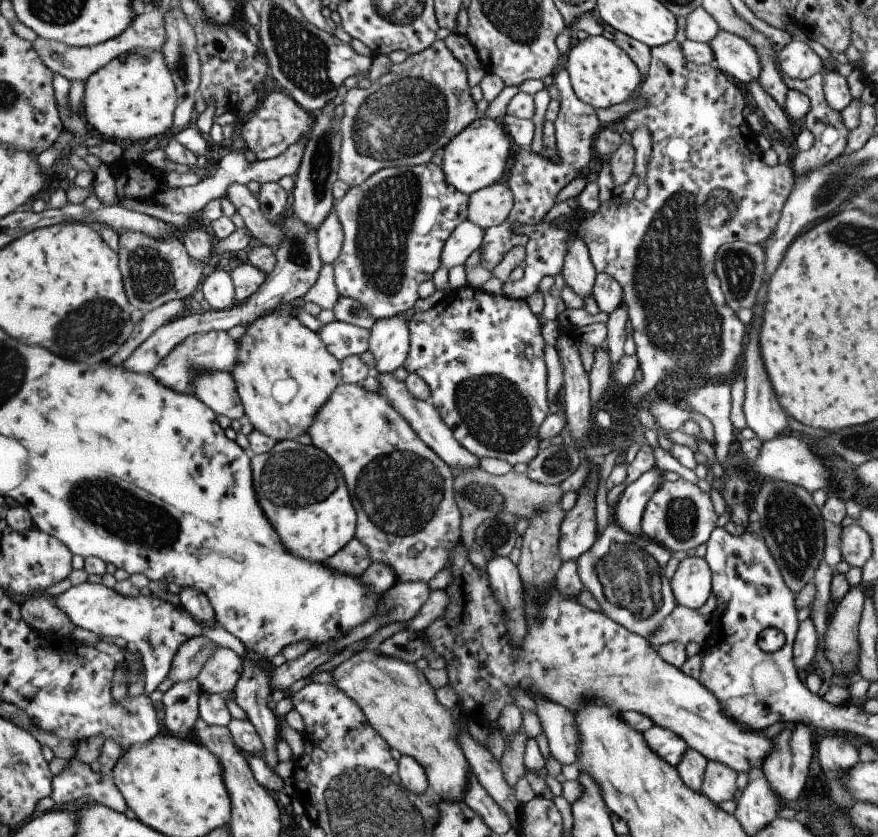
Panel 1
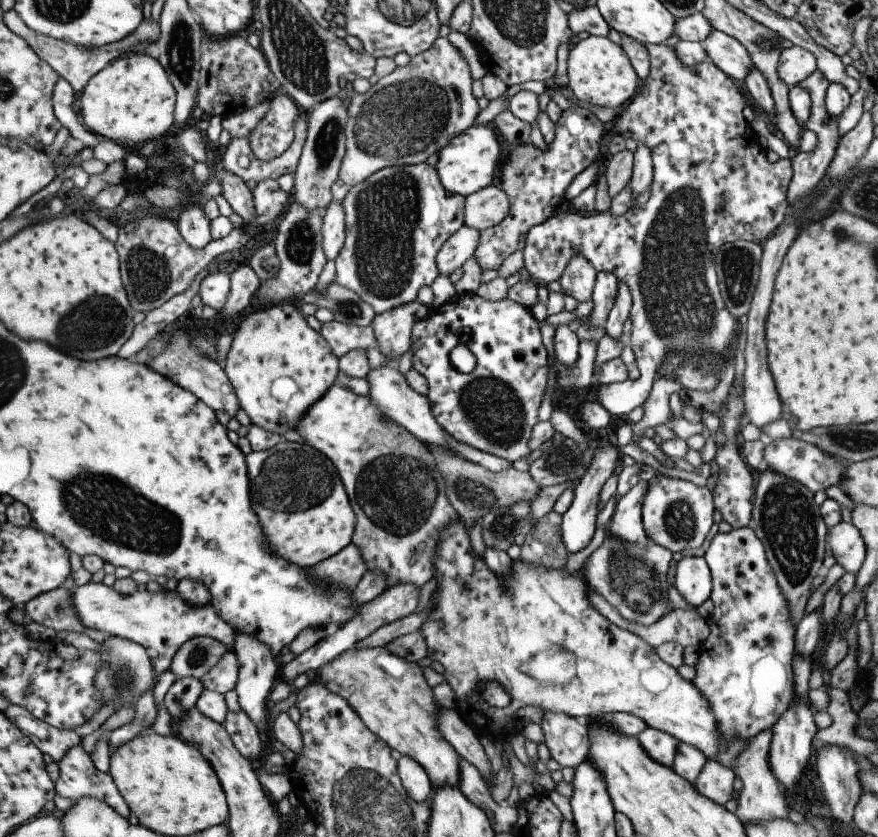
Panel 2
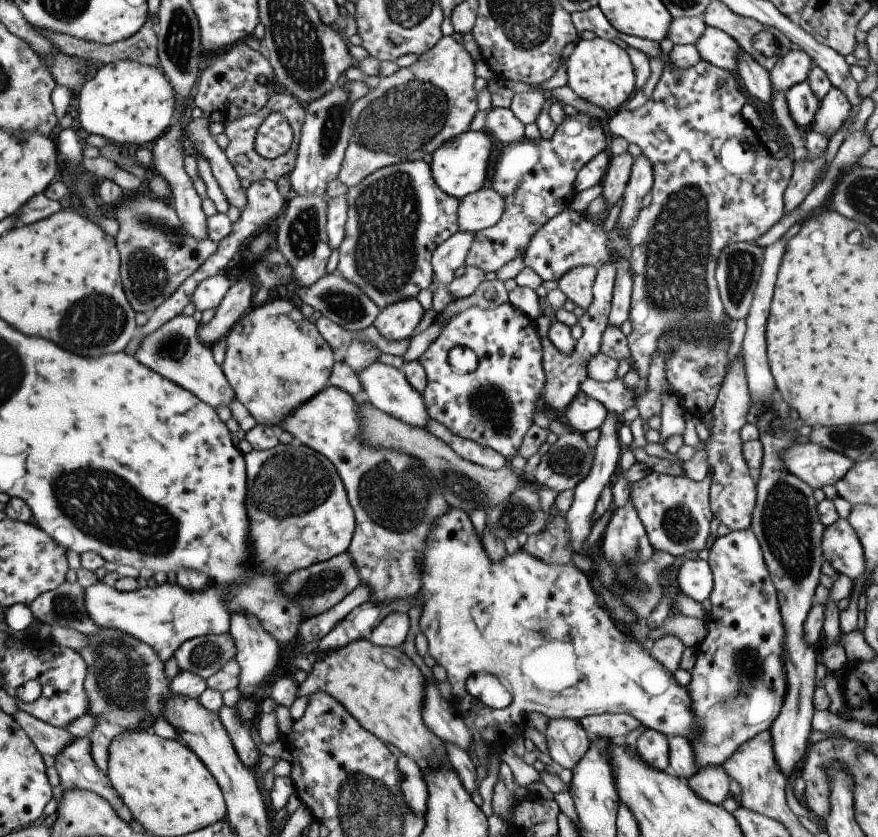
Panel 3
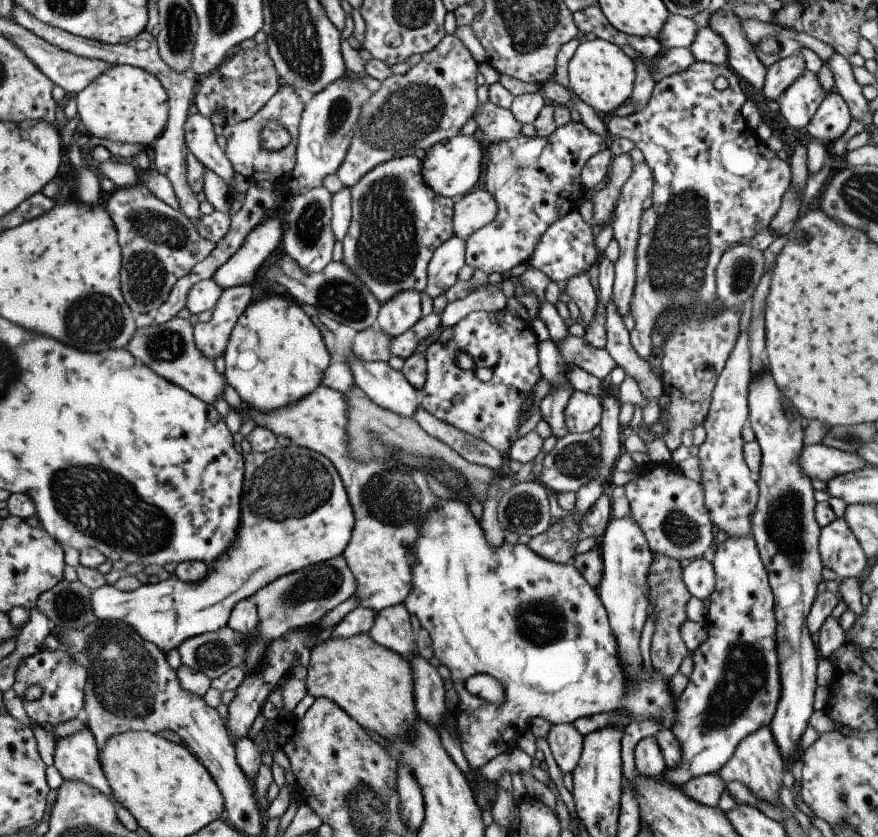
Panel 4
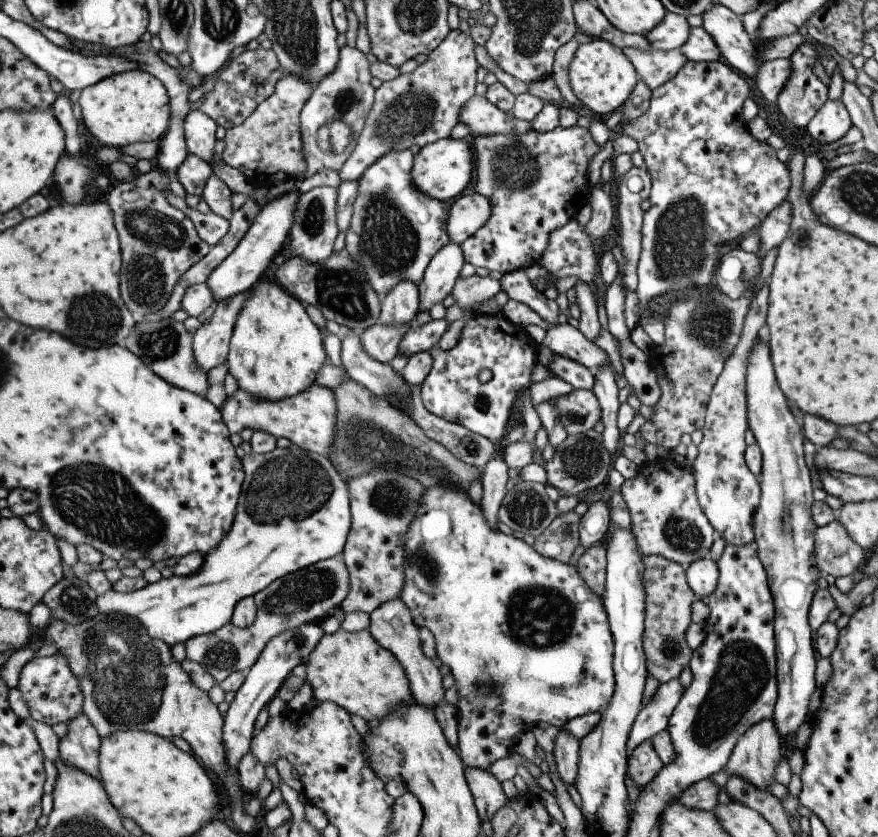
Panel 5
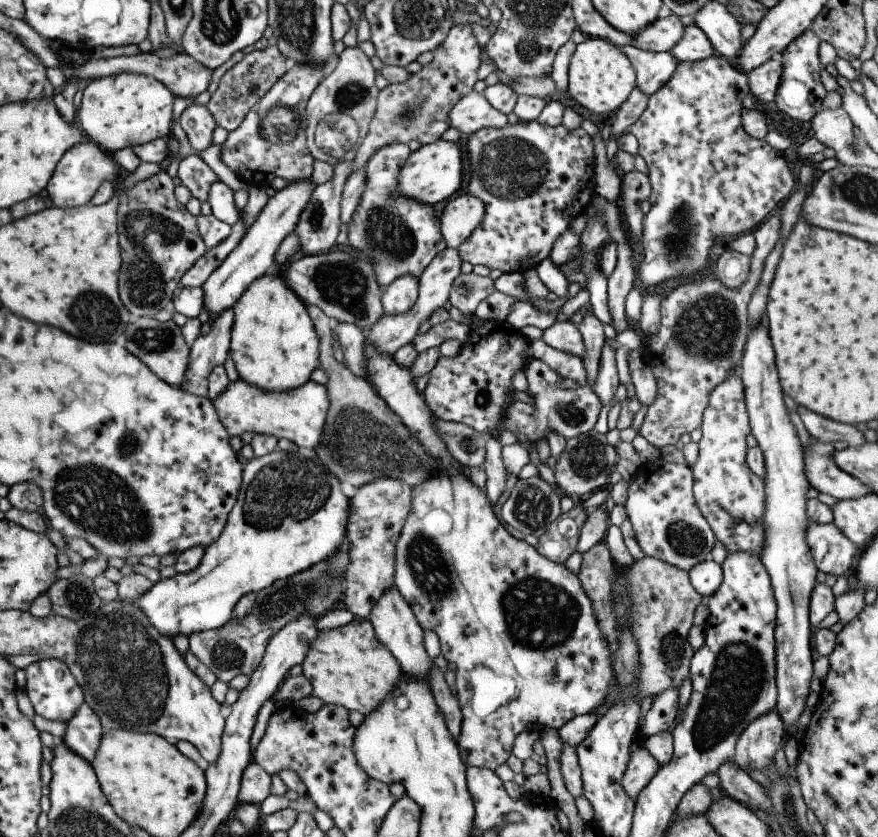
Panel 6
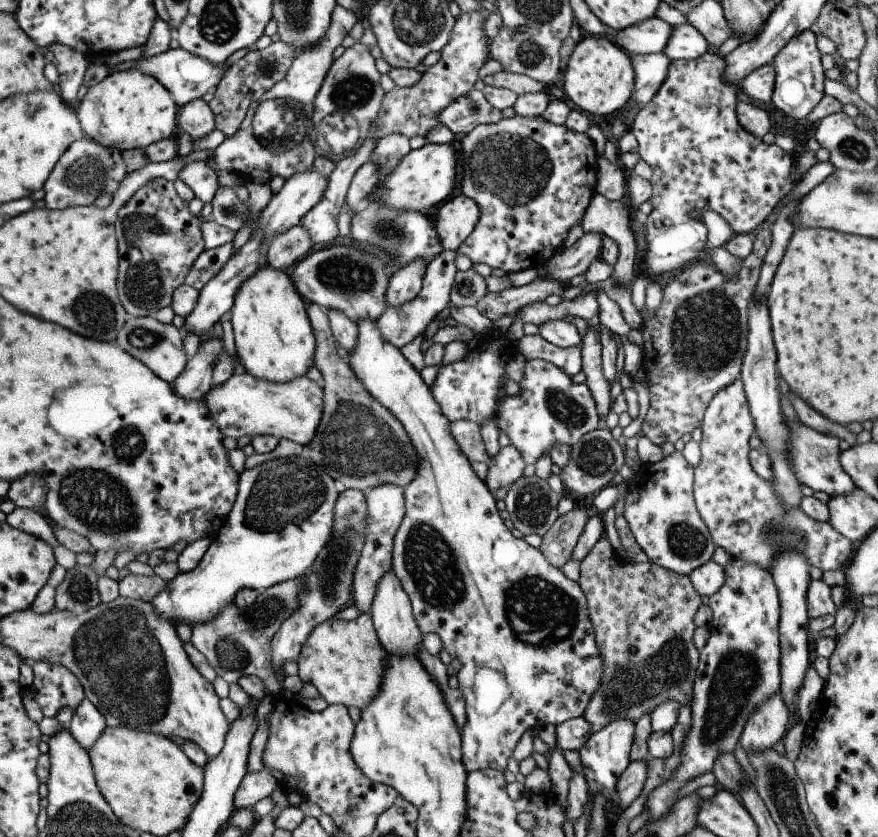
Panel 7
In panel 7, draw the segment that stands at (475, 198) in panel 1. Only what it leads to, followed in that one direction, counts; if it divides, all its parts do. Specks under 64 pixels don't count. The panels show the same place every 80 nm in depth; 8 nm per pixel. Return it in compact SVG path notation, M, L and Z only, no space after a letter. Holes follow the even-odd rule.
M462 194L449 197L431 222L443 251L456 251L469 236L479 216L477 205Z

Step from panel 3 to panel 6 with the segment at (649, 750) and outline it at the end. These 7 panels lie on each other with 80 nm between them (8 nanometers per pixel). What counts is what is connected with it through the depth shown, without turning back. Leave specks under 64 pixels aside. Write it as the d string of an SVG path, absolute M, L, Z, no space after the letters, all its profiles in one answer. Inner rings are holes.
M638 742L638 748L632 750L627 768L620 778L621 788L631 800L635 800L636 796L645 788L658 767L658 762L647 752L642 742Z

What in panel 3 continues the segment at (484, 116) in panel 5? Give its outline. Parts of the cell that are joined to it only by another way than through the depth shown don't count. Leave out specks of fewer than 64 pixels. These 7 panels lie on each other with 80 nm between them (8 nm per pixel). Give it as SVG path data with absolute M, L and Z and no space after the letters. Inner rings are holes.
M490 107L484 116L484 126L495 142L509 144L525 140L523 136L524 124L521 124L513 116L509 107Z

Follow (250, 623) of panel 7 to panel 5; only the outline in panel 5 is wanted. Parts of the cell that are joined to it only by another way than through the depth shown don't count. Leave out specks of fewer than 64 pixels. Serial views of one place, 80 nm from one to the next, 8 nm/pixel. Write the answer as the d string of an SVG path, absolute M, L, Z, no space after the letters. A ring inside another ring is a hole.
M331 557L275 579L252 596L256 617L251 625L233 627L229 622L213 632L188 638L185 641L186 657L200 664L217 683L235 671L246 671L273 635L299 625L318 625L324 617L338 610L348 591L347 573L341 558Z

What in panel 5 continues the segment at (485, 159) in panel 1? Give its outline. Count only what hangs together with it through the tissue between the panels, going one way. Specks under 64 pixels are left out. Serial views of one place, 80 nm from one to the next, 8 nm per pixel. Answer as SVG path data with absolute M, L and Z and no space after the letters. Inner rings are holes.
M439 139L423 145L414 155L410 170L410 180L418 191L426 197L445 202L455 199L465 187L470 188L473 181L473 152L471 145L463 139Z

